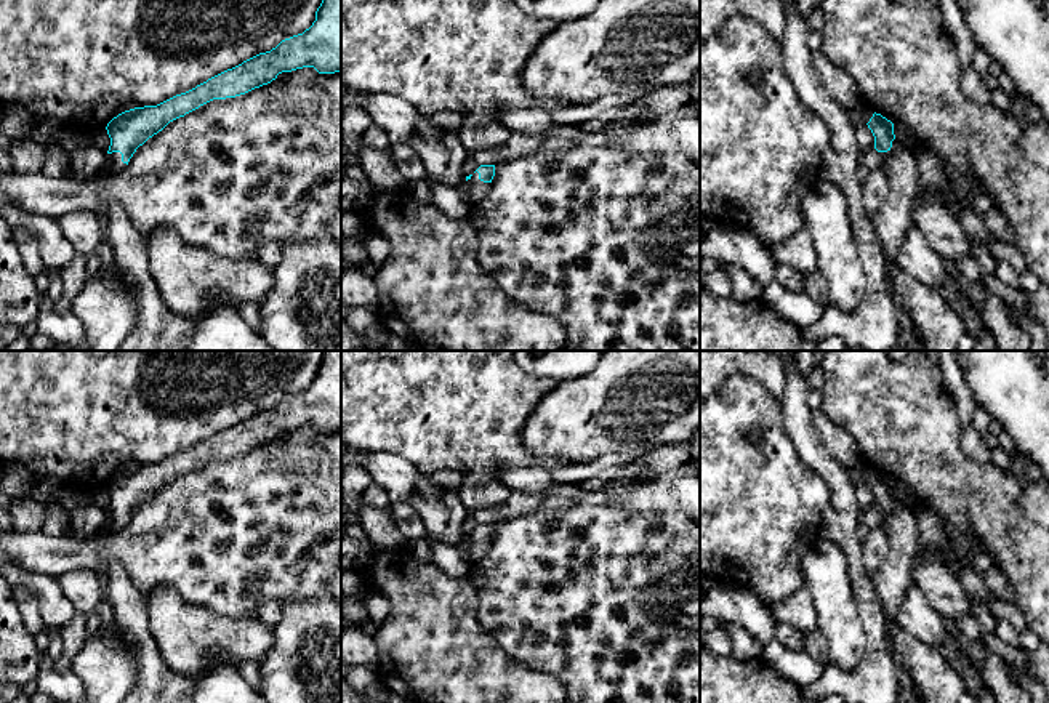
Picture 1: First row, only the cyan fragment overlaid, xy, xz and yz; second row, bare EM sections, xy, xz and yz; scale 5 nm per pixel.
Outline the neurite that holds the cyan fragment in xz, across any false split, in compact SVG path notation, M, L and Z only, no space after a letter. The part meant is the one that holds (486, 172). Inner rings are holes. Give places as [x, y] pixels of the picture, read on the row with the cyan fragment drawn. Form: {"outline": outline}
{"outline": "M480 165L472 175L466 176L463 194L469 205L484 200L484 197L490 191L493 176L495 165Z"}

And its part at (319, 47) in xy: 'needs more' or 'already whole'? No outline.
needs more

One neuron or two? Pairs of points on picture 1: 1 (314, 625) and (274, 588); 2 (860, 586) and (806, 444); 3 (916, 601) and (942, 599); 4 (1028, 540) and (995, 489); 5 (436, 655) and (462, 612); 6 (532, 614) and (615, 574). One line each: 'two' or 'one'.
1: two
2: one
3: two
4: one
5: one
6: one

